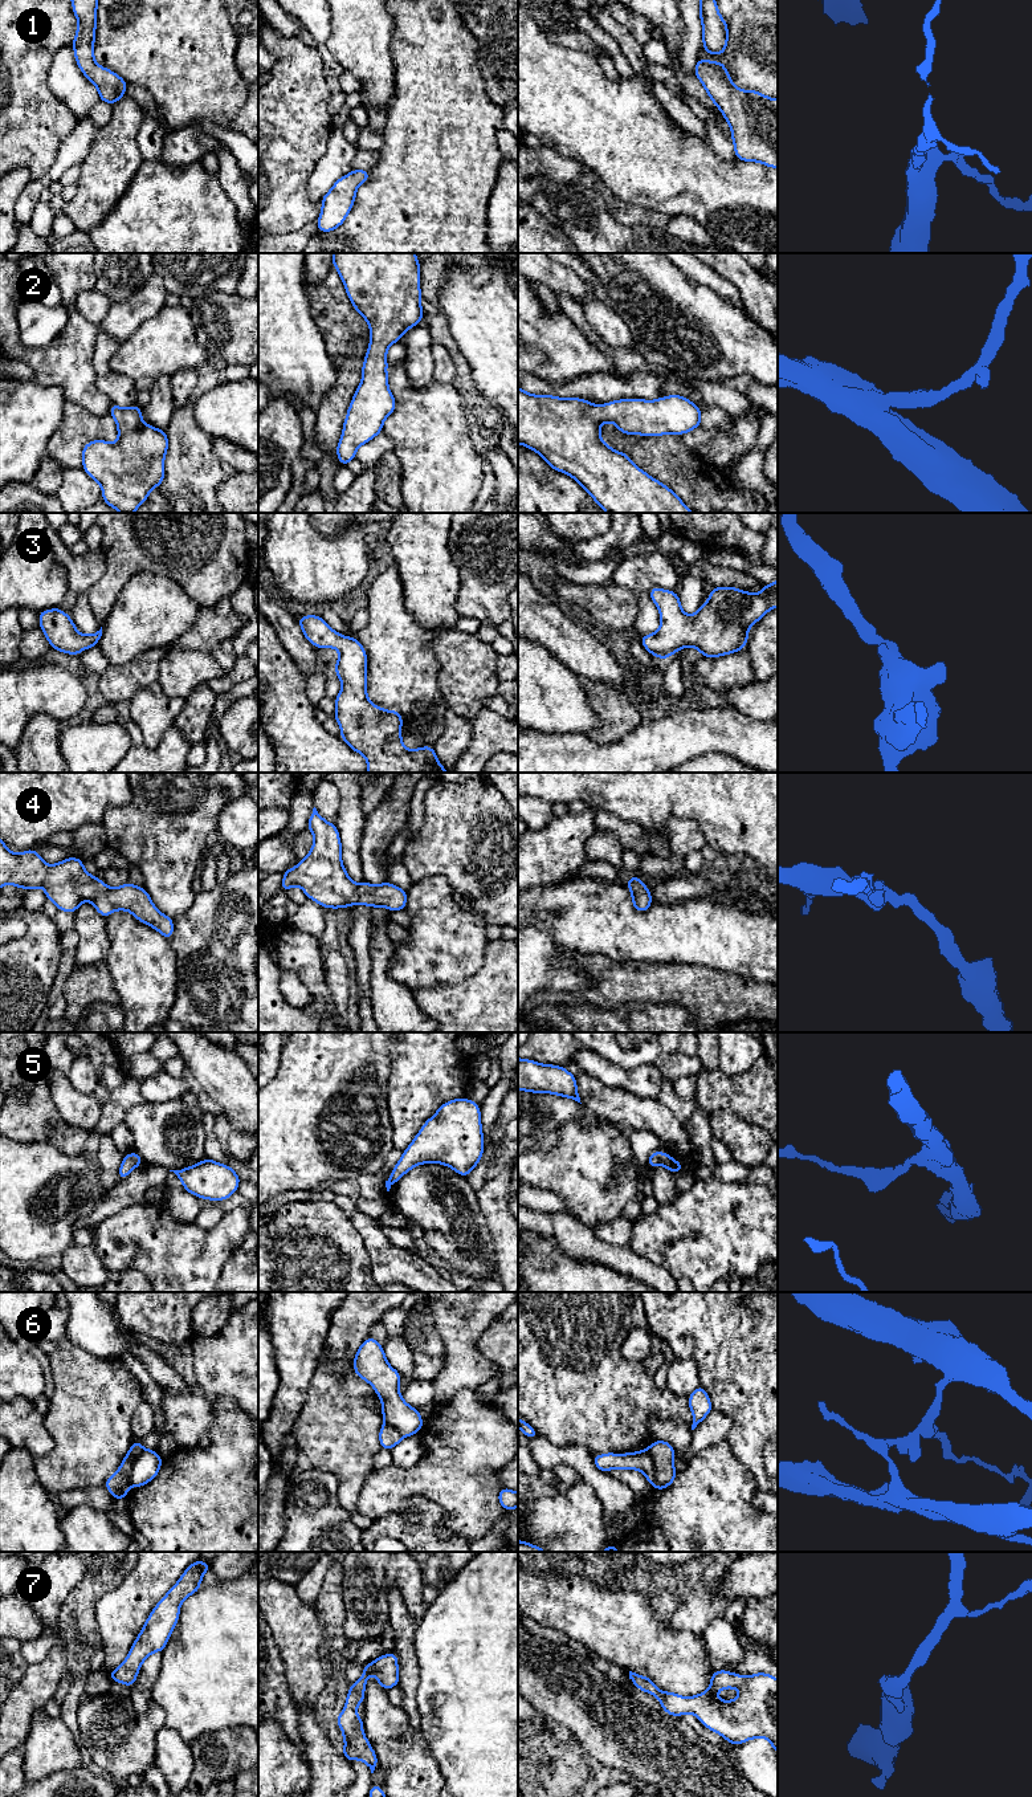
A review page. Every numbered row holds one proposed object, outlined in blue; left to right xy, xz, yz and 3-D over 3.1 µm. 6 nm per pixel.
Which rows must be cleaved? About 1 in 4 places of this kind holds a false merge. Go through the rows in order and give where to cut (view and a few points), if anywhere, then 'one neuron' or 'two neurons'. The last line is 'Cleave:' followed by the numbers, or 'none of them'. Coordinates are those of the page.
1: cut none; one neuron
2: cut none; one neuron
3: cut none; one neuron
4: cut none; one neuron
5: cut none; one neuron
6: cut xy (145, 1449), (133, 1461), (131, 1484); two neurons
7: cut none; one neuron
Cleave: 6

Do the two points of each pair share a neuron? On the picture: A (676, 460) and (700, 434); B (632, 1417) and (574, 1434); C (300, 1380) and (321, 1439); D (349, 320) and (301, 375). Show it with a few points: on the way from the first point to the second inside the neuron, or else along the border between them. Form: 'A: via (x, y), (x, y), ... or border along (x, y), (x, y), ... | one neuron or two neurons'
A: border along (678, 435), (693, 452), (713, 465) | two neurons
B: via (618, 1417), (591, 1417), (588, 1419) | one neuron
C: border along (315, 1369), (308, 1389), (308, 1398), (294, 1427) | two neurons
D: border along (313, 317), (334, 365) | two neurons

